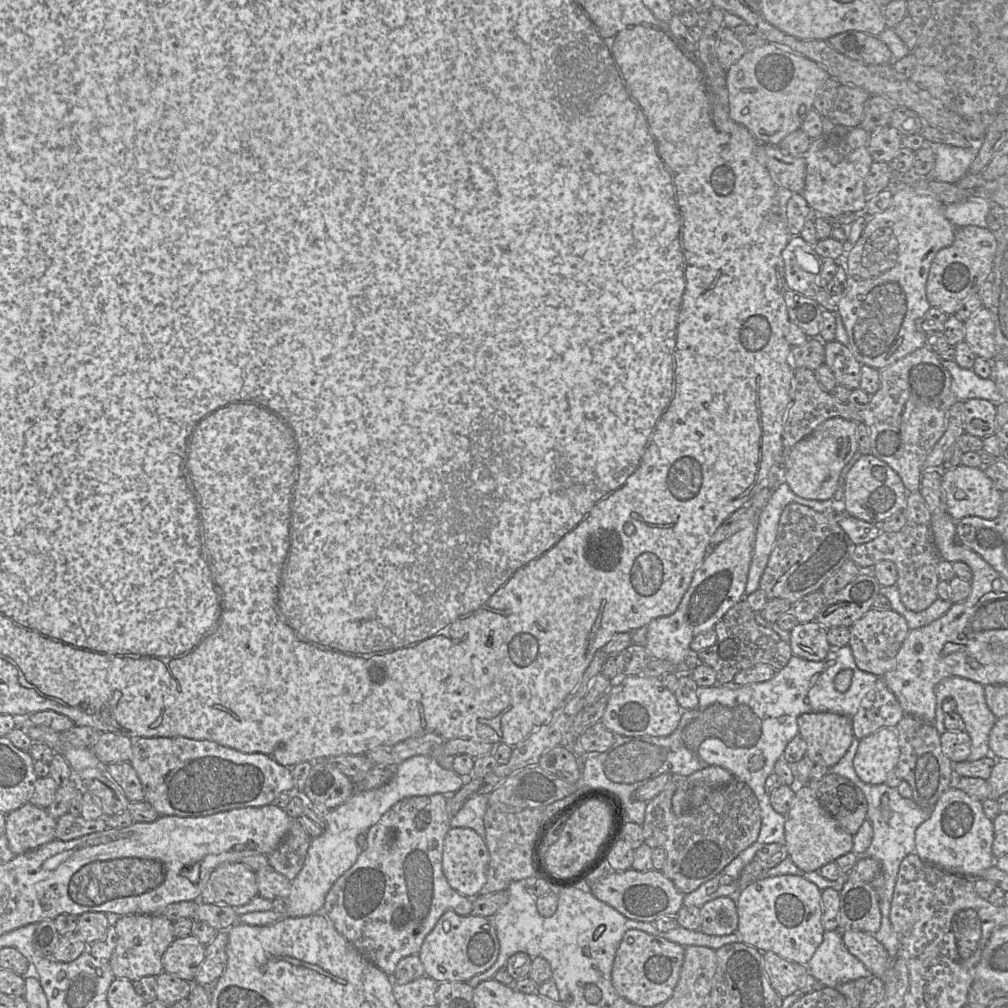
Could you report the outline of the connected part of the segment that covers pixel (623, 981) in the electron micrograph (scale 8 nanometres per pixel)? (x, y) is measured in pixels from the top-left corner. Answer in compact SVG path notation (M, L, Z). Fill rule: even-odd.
M637 929L627 930L618 946L612 968L617 993L640 1007L662 1005L673 993L684 959L683 946Z

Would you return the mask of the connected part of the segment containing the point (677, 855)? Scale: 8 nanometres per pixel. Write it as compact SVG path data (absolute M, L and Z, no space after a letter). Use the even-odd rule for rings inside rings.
M671 777L664 789L647 803L642 829L645 844L651 849L662 848L666 852L666 860L660 871L678 891L686 895L718 875L740 852L757 840L761 828L761 811L751 788L733 779L724 786L714 788L700 806L677 816L672 811L672 797L676 789L677 778Z

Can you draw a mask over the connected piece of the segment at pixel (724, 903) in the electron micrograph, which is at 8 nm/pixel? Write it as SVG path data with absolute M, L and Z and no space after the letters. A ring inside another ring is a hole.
M719 897L700 907L699 930L707 935L729 935L736 931L738 915L736 897Z

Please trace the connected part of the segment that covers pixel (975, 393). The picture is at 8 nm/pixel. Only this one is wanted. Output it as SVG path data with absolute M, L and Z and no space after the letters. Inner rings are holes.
M940 360L951 375L951 390L957 400L985 399L997 405L1002 402L1003 397L997 389L994 381L978 376L972 368L962 368L955 360Z

